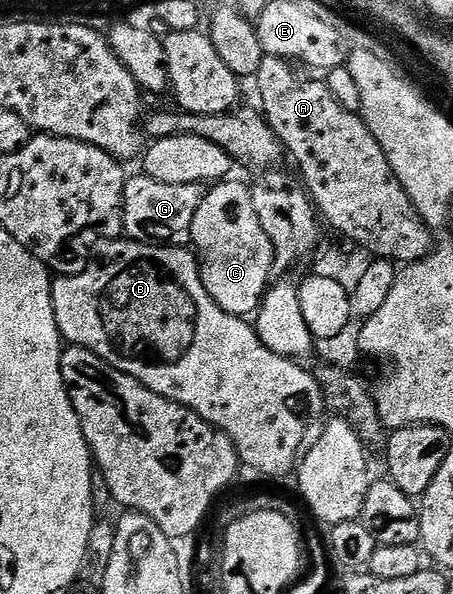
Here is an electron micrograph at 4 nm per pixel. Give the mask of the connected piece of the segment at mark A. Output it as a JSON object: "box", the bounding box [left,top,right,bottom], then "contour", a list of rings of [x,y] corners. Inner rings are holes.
{"box":[254,56,433,266],"contour":[[[266,56],[258,66],[254,77],[260,91],[259,111],[272,127],[285,149],[292,151],[292,160],[300,167],[300,176],[308,187],[307,195],[315,211],[336,232],[341,232],[355,247],[364,249],[373,258],[391,260],[407,266],[424,259],[433,251],[432,232],[429,225],[416,213],[412,199],[406,194],[402,182],[394,174],[382,146],[370,134],[363,119],[357,113],[343,108],[330,94],[327,83],[320,80],[303,80],[291,63],[277,56]]]}

